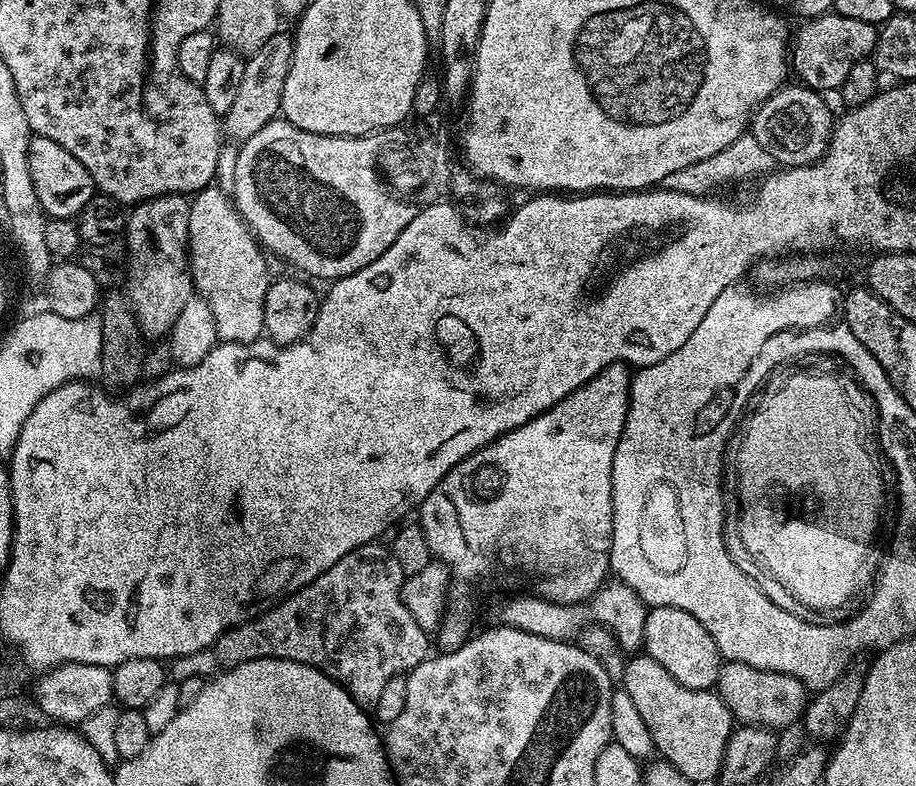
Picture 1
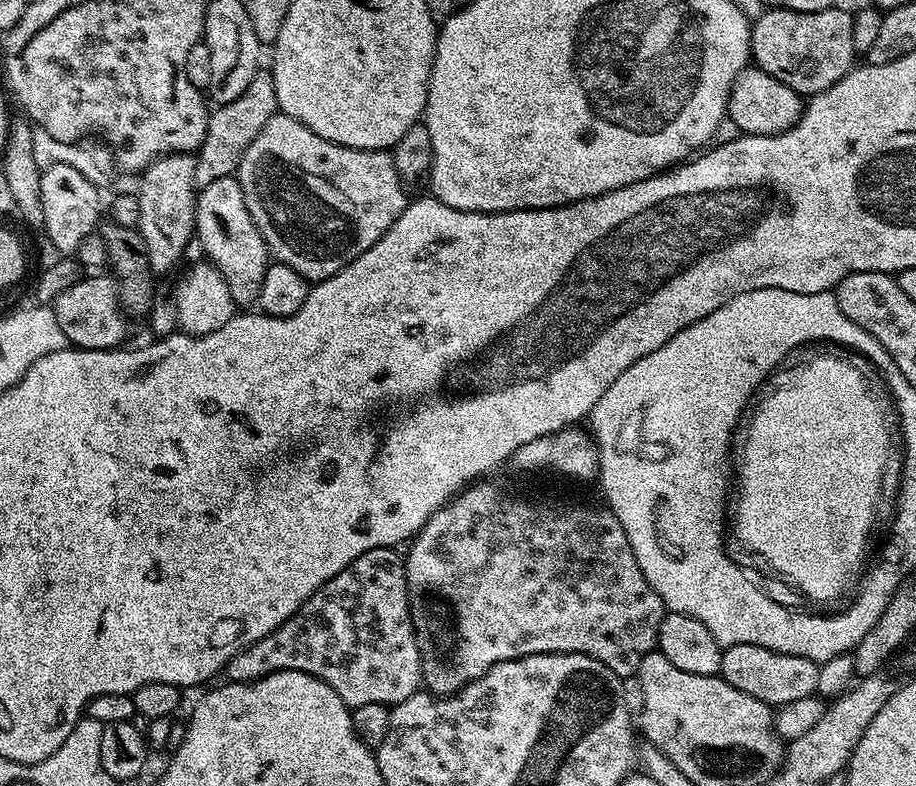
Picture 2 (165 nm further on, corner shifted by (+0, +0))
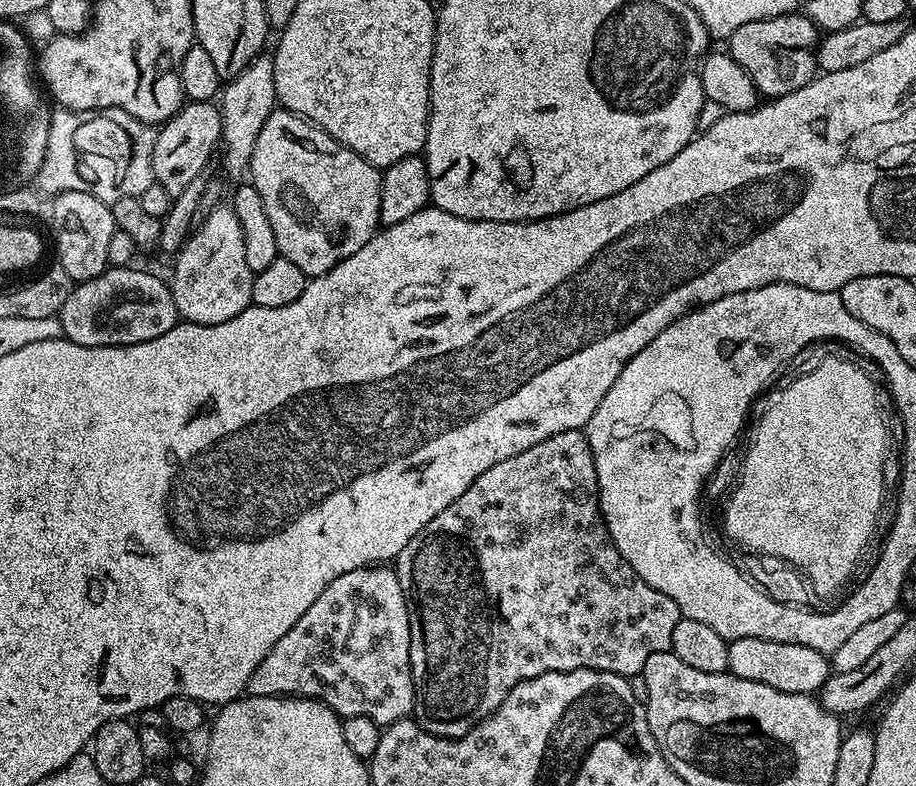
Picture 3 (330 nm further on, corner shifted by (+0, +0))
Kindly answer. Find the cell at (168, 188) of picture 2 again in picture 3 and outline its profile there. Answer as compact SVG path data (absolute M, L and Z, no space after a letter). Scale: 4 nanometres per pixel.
M193 100L185 103L155 133L152 166L155 183L164 187L169 196L182 194L192 180L201 175L200 171L208 162L212 150L221 143L224 122L220 118L219 107L215 103Z

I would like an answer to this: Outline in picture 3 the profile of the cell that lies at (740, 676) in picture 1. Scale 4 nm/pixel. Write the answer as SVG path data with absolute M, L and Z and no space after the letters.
M738 638L728 645L728 671L746 682L762 682L762 686L774 686L786 694L816 694L828 681L830 660L810 646L798 646L794 642L770 642L766 638Z

